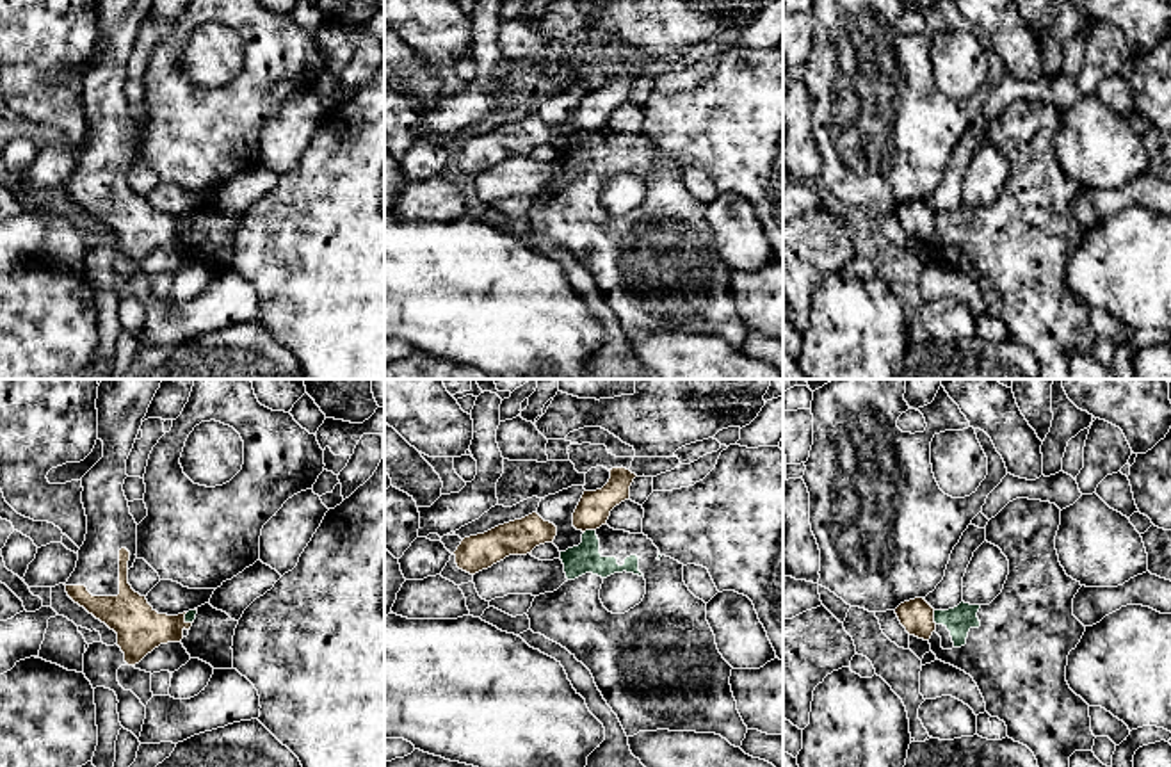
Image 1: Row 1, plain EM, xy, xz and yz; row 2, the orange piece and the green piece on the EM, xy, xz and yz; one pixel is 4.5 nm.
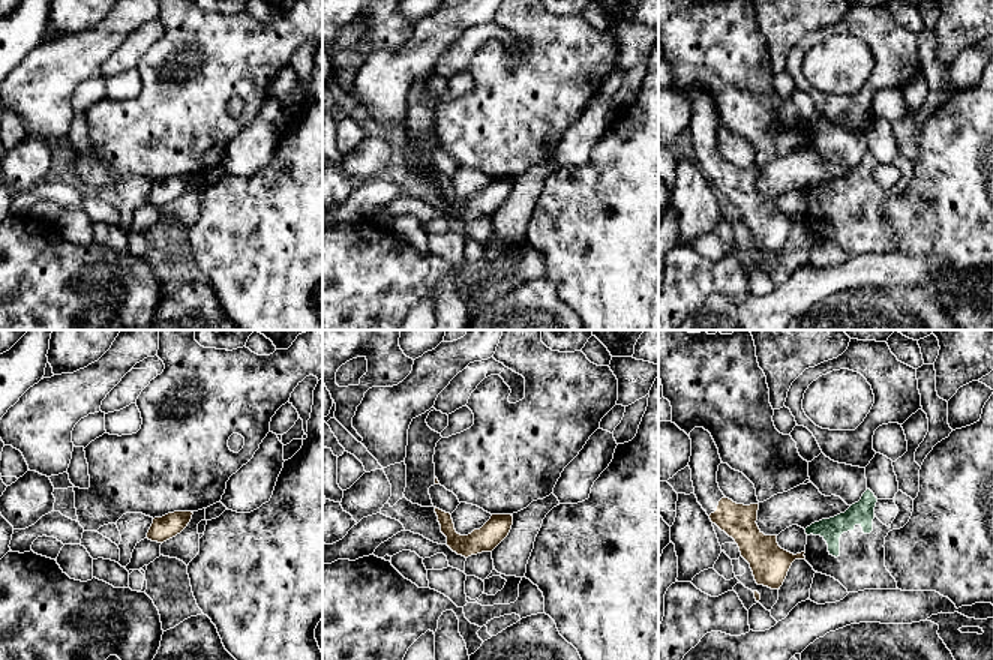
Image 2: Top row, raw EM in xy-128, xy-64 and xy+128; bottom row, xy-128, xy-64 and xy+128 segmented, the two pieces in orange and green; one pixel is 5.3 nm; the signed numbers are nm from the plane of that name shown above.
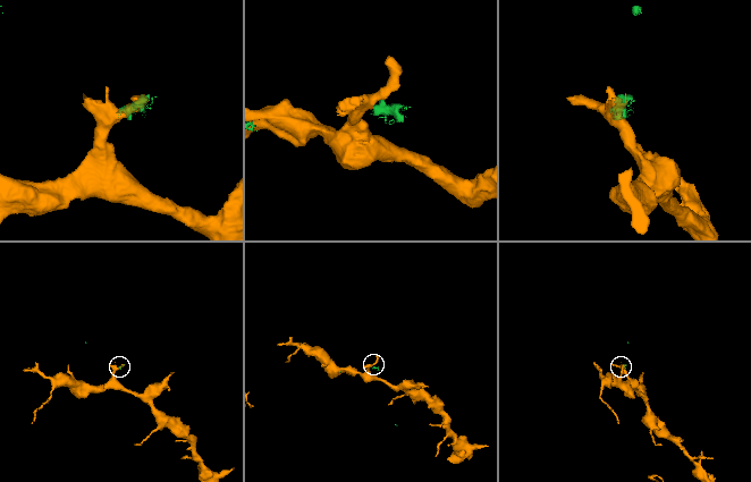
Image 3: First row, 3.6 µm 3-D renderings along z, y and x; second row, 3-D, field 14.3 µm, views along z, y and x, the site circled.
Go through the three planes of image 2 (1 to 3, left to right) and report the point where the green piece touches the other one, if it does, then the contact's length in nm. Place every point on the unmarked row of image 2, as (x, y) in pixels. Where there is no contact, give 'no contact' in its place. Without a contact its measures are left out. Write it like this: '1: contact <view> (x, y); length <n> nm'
1: no contact
2: no contact
3: no contact

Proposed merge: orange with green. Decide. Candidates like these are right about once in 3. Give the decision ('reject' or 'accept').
reject

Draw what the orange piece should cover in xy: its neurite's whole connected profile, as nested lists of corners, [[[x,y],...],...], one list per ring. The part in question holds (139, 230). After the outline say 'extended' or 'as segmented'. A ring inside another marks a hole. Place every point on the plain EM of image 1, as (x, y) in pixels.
[[[96,0],[98,41],[103,43],[103,59],[82,78],[82,105],[87,117],[85,142],[78,151],[77,169],[66,183],[68,198],[84,208],[96,221],[117,235],[117,247],[125,254],[128,267],[139,265],[160,246],[180,244],[183,233],[192,224],[185,215],[158,215],[128,185],[128,171],[137,160],[137,125],[130,116],[128,101],[123,93],[126,77],[126,61],[133,50],[142,20],[153,0]]]; extended

